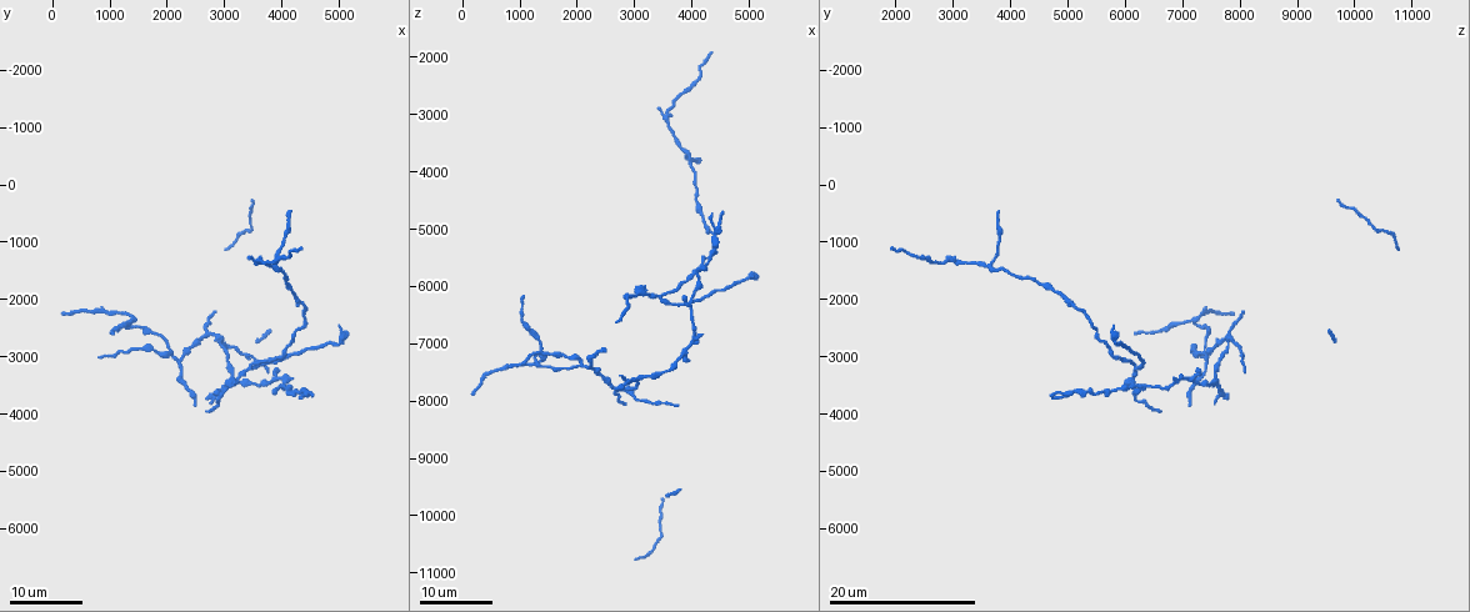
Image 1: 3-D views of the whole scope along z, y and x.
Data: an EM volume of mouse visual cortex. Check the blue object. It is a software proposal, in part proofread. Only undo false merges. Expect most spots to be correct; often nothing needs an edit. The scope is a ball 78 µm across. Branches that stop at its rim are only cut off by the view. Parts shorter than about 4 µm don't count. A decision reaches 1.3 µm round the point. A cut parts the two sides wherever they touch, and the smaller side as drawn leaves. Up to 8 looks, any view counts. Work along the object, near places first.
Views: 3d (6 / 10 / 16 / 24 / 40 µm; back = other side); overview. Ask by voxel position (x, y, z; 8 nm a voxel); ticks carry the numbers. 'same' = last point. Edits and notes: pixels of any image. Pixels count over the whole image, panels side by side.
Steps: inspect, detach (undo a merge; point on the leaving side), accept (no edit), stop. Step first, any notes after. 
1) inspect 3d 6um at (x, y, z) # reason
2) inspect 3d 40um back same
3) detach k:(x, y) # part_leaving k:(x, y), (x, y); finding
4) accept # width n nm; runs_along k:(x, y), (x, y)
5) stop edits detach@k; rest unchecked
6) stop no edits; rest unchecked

inspect 3d 24um at (1400, 2400, 7150) # arms part here

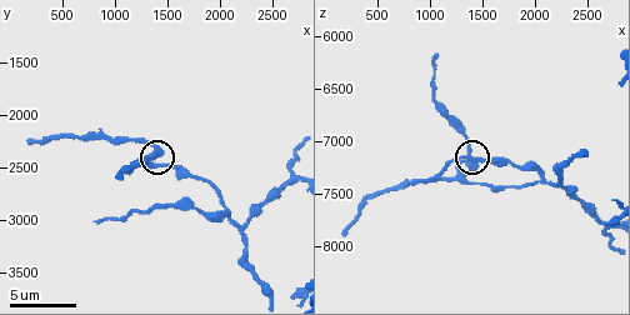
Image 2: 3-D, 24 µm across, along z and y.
inspect 3d 6um same

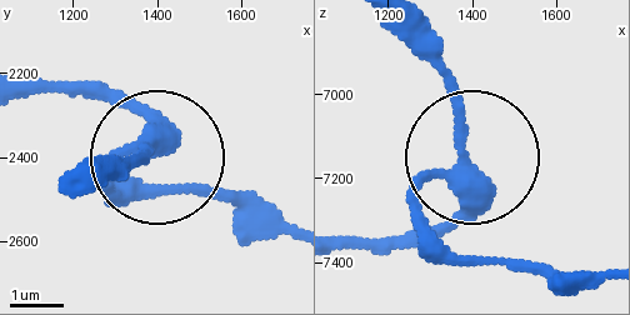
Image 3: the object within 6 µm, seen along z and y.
accept # arms 3; runs_along 3:(599, 270), (438, 230), (424, 203), (464, 149), (438, 33); all the same neuron

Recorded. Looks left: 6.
inspect 3d 16um at (2080, 2940, 7360) # two arms in line, one across

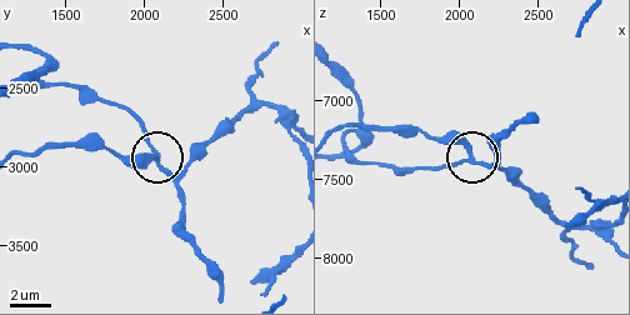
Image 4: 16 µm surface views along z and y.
accept # width 220 nm; runs_along 4:(294, 134), (254, 104), (178, 173), (114, 154); all the same neuron

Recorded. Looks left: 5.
inspect 3d 24um at (3950, 3550, 6250) # side arm on a straight run

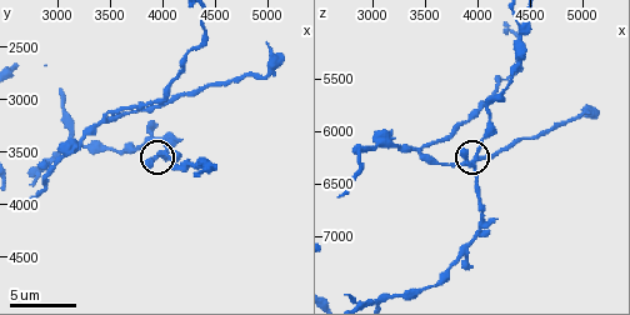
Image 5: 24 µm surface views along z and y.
inspect 3d 10um at (3980, 3540, 6280) # zoom in

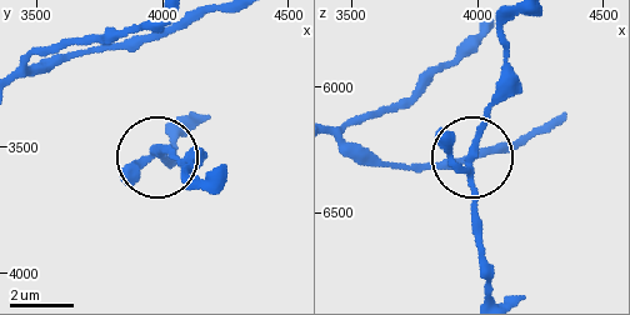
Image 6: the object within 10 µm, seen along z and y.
accept # arms 3; runs_along 6:(486, 289), (470, 226), (470, 146), (503, 84); all the same neuron

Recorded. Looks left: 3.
inspect 3d 24um at (3900, 1450, 3600)

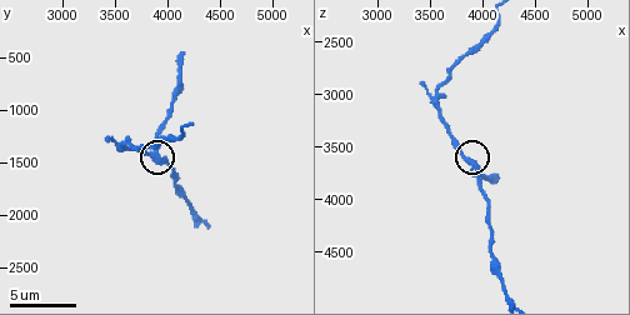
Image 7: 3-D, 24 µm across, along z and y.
inspect 3d 6um at (3900, 1400, 3640)

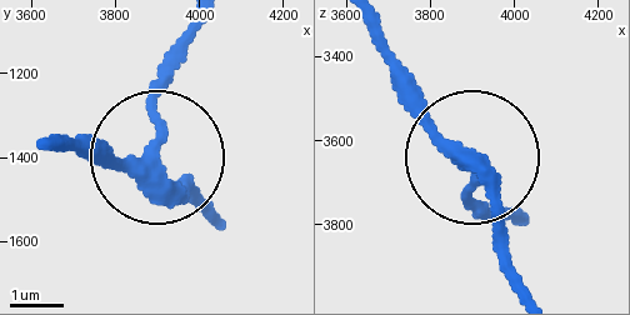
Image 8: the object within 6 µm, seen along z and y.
accept # side_arm 9 um; runs_along 8:(215, 219), (161, 151), (161, 84), (184, 48); all the same neuron

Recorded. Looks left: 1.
stop no edits; rest unchecked

